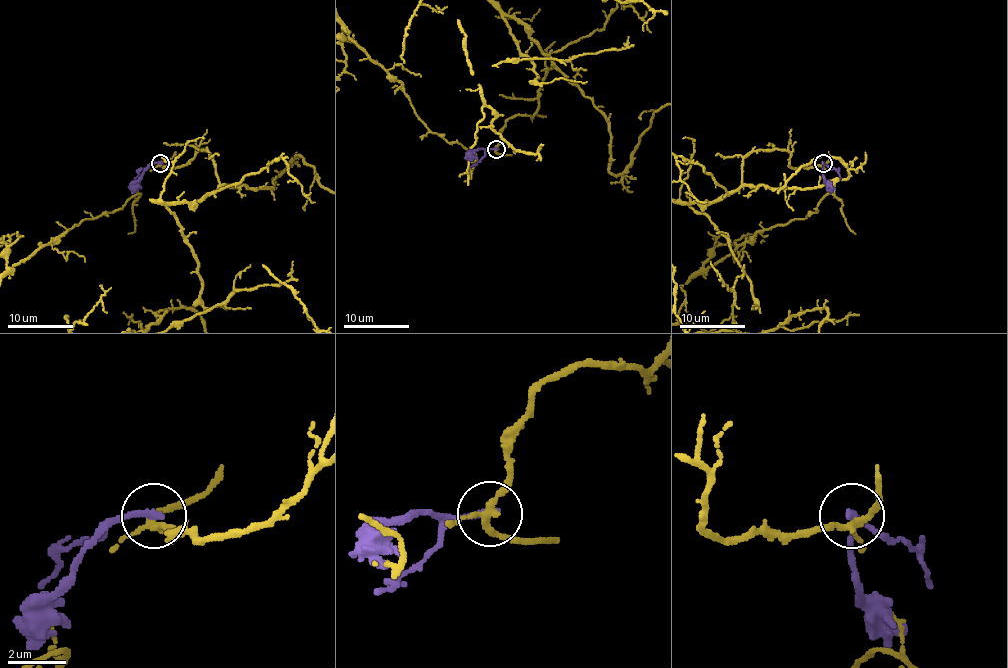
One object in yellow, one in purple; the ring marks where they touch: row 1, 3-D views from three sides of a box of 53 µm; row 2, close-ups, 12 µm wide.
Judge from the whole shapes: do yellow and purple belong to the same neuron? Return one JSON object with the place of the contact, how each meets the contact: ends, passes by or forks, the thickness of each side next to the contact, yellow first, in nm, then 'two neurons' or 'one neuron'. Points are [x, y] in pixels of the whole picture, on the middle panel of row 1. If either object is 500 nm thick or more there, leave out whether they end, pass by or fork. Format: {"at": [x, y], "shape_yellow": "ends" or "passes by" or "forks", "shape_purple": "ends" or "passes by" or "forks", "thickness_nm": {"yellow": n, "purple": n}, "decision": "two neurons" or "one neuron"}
{"at": [496, 149], "shape_yellow": "forks", "shape_purple": "ends", "thickness_nm": {"yellow": 200, "purple": 240}, "decision": "two neurons"}

